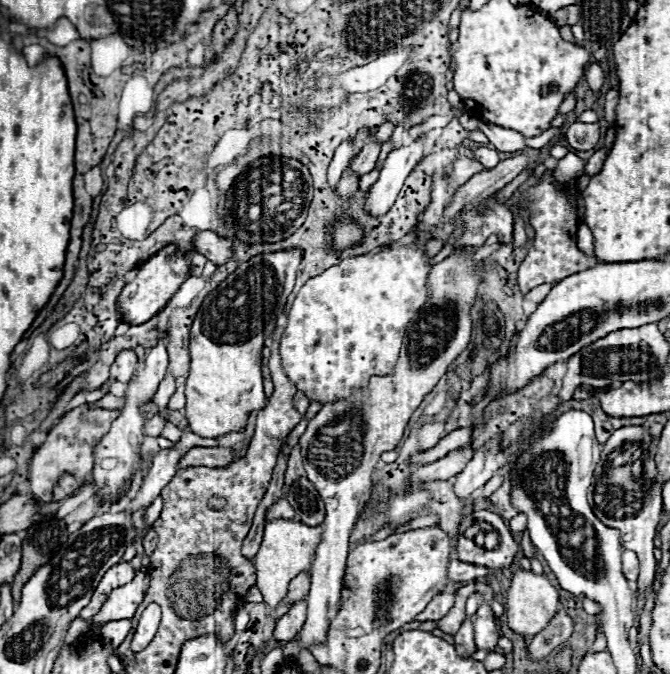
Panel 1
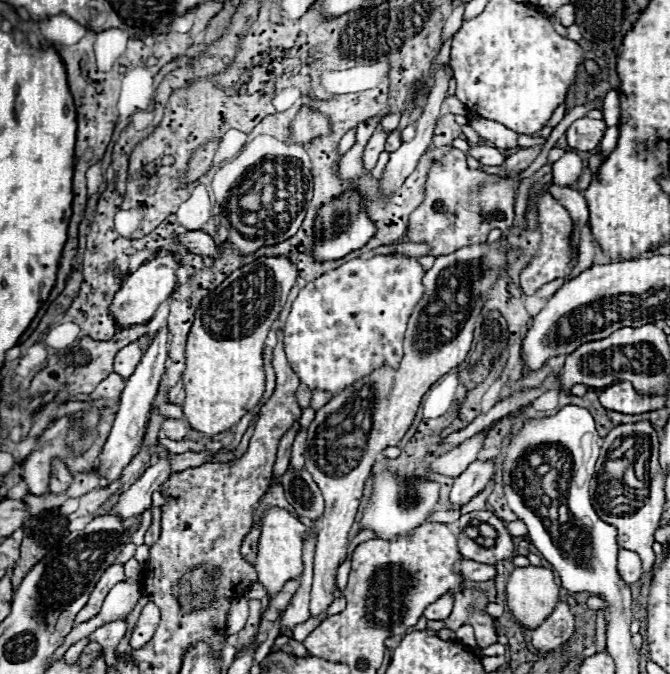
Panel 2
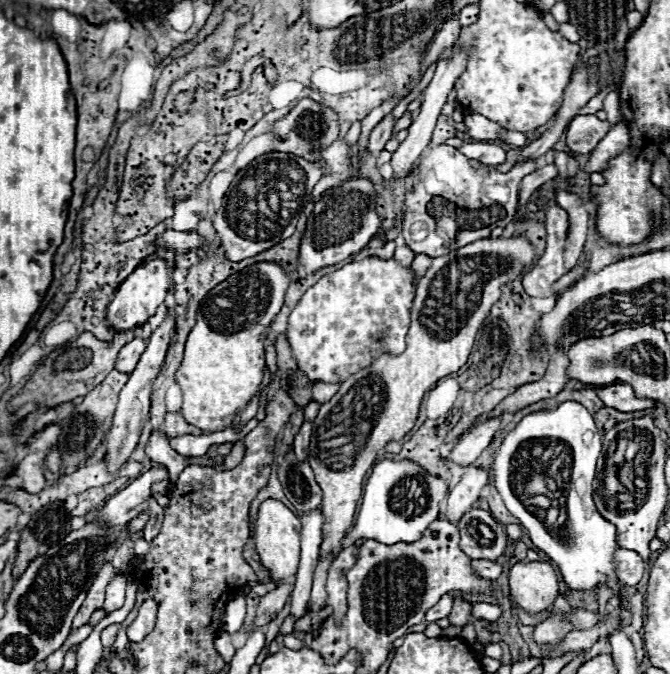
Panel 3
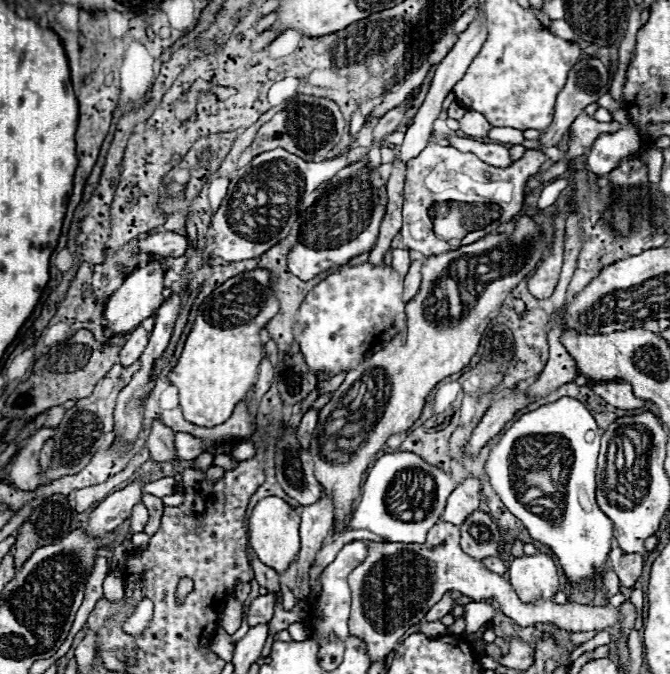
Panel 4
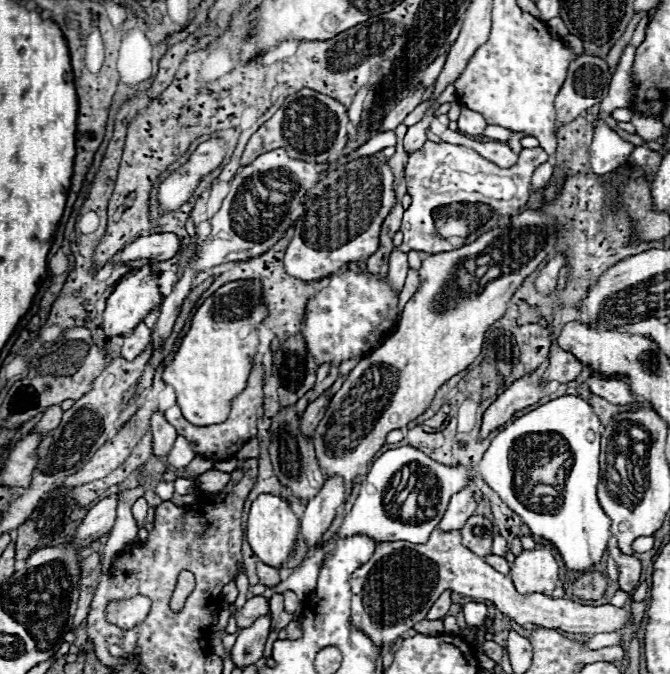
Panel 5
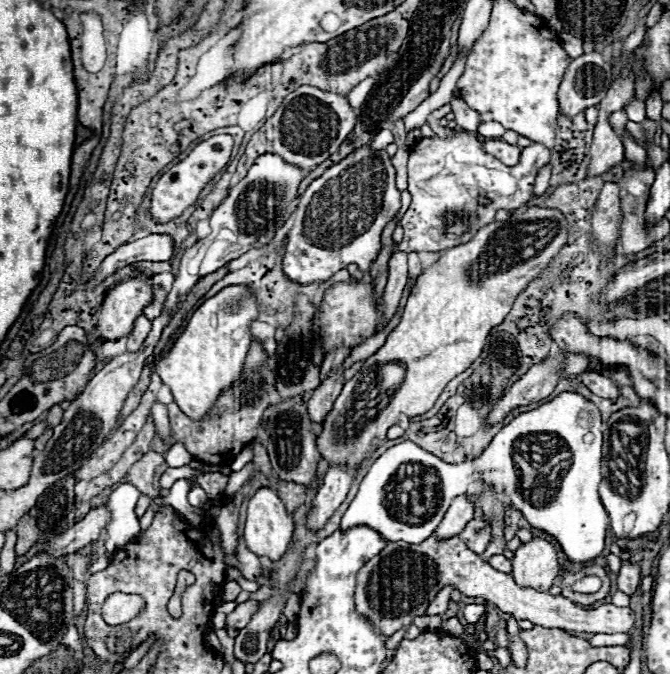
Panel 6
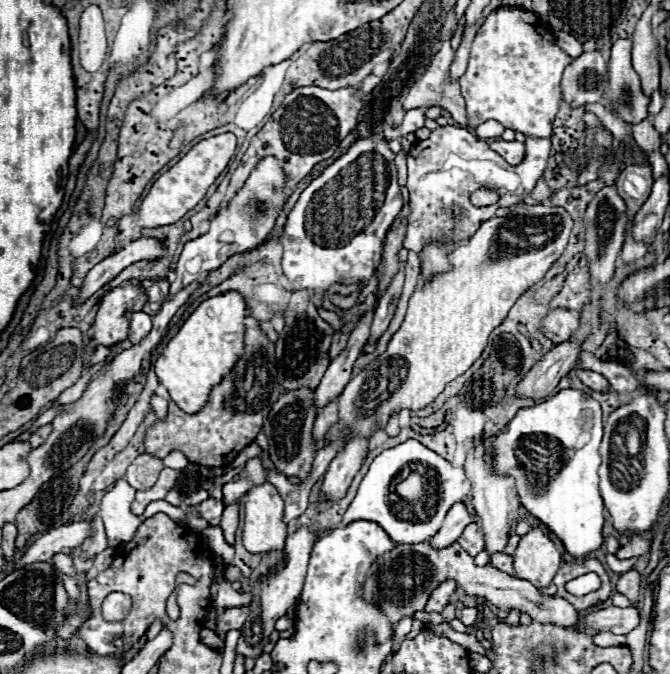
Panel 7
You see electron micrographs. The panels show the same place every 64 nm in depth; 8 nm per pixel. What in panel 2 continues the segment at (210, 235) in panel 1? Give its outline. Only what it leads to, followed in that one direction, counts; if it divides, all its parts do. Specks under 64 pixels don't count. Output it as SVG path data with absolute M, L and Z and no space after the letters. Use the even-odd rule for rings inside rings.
M190 230L186 234L178 234L176 236L176 242L182 244L188 252L204 254L204 256L210 256L210 258L216 258L218 256L218 246L212 242L212 238L206 232Z

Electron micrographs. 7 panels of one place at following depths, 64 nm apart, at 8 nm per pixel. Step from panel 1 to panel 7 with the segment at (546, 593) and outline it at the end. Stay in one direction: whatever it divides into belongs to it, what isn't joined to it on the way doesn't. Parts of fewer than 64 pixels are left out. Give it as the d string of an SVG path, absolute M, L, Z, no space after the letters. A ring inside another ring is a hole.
M530 528L516 552L514 552L514 568L520 580L532 582L536 588L546 588L552 584L558 568L562 566L562 556L556 544L542 532L542 528Z

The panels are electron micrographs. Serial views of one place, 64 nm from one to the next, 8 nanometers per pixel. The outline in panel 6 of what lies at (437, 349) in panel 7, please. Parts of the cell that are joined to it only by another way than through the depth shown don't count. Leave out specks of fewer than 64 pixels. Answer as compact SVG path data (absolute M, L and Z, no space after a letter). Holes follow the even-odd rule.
M522 206L514 210L508 220L490 222L488 226L480 228L470 242L446 250L444 256L428 266L422 276L418 276L402 320L390 332L386 344L364 362L362 370L352 380L344 384L330 414L326 416L322 432L318 434L316 444L320 454L330 464L346 462L348 466L358 466L372 454L370 442L376 436L384 438L386 430L398 422L400 412L410 418L428 412L446 384L468 370L472 362L482 354L488 332L506 318L518 292L522 292L526 284L530 284L542 274L544 268L548 268L554 256L564 248L566 236L568 220L562 216L562 212L542 206Z

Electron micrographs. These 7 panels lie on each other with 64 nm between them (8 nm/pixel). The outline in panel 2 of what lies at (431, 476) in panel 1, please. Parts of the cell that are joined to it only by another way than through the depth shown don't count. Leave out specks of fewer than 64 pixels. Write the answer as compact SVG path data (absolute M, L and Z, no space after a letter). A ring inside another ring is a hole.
M490 428L474 434L472 438L464 440L462 444L458 444L452 452L448 452L444 456L438 456L430 468L434 472L444 474L444 476L460 476L468 468L468 464L472 464L478 458L478 452L484 446L484 440L488 436L488 430Z

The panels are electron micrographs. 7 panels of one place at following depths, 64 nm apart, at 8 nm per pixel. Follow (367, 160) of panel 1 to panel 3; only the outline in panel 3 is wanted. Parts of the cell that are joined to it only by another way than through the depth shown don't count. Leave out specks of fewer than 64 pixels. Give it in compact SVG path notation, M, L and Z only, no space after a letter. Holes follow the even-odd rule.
M392 114L384 116L376 128L370 132L370 146L368 146L368 152L380 152L384 150L384 144L390 140L392 136L392 128L396 124L396 118Z

